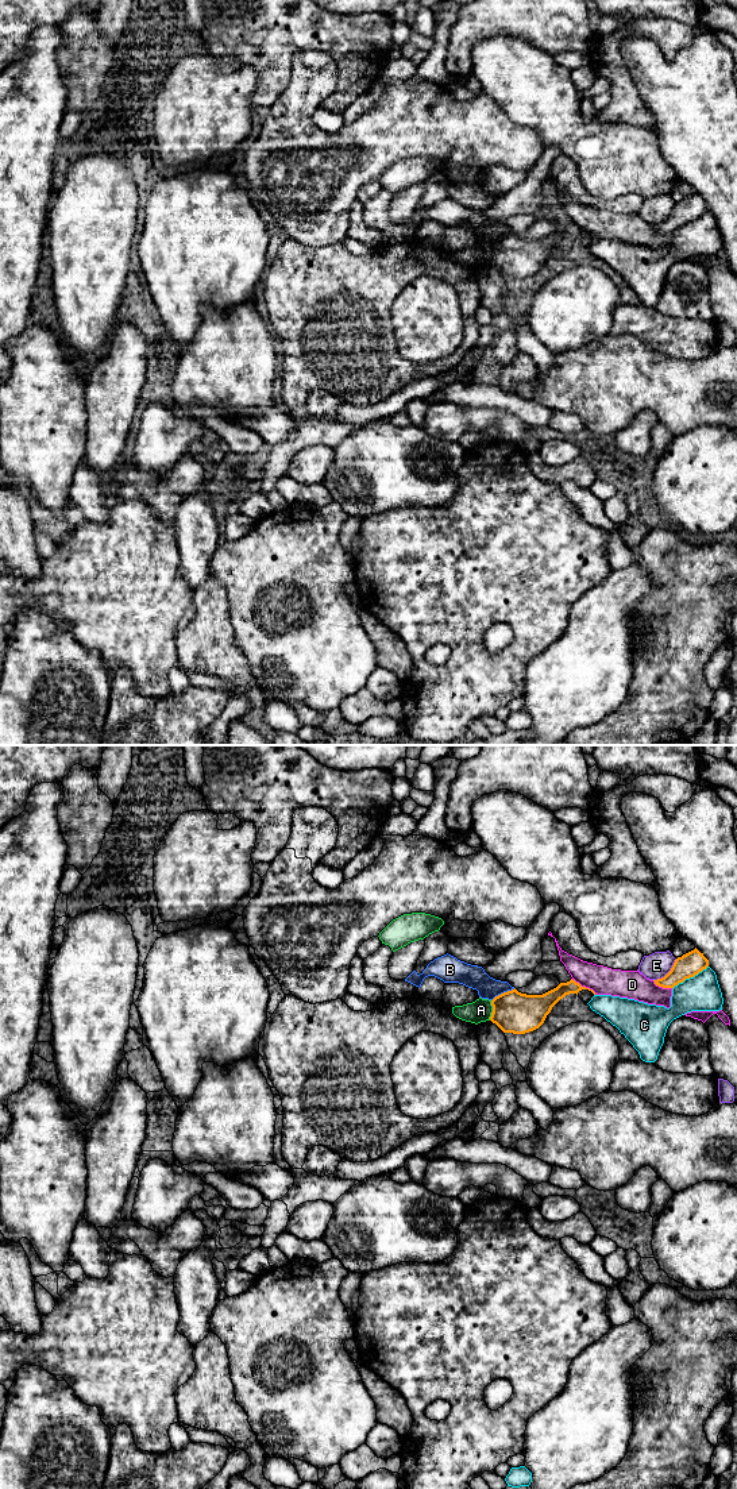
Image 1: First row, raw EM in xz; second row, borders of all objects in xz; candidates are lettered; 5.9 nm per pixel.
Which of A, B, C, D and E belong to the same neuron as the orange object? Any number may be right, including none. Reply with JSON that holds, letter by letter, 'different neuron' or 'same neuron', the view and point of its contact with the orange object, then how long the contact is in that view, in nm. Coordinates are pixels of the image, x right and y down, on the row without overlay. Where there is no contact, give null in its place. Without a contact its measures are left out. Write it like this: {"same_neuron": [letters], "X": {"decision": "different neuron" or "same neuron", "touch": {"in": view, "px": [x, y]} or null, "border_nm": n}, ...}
{"same_neuron": [], "A": {"decision": "different neuron", "touch": {"in": "xz", "px": [493, 254]}, "border_nm": 120}, "B": {"decision": "different neuron", "touch": {"in": "xz", "px": [504, 236]}, "border_nm": 160}, "C": {"decision": "different neuron", "touch": {"in": "xz", "px": [690, 220]}, "border_nm": 260}, "D": {"decision": "different neuron", "touch": {"in": "xz", "px": [583, 231]}, "border_nm": 180}, "E": {"decision": "different neuron", "touch": {"in": "xz", "px": [668, 216]}, "border_nm": 190}}

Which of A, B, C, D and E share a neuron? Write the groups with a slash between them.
A / B / C / D / E

